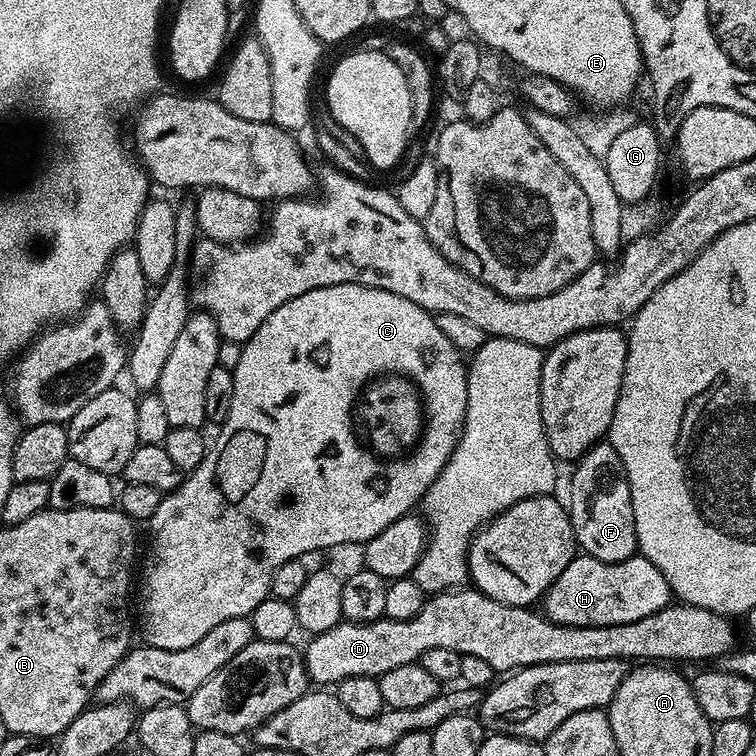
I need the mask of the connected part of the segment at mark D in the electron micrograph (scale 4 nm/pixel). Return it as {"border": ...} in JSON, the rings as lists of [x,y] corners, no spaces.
{"border":[[[467,586],[468,588],[456,588],[445,590],[429,595],[425,599],[422,610],[418,610],[418,614],[414,614],[414,618],[409,620],[390,620],[381,618],[372,620],[369,624],[354,624],[351,622],[341,622],[335,624],[330,630],[325,632],[317,632],[311,637],[312,640],[308,644],[308,649],[303,649],[302,655],[304,658],[304,669],[308,672],[309,681],[316,686],[335,686],[341,680],[350,678],[351,676],[375,676],[380,677],[386,674],[386,670],[395,670],[398,666],[406,666],[407,664],[415,664],[419,661],[422,654],[426,654],[426,650],[434,650],[434,646],[443,646],[446,650],[454,650],[459,652],[461,656],[473,656],[474,658],[483,658],[485,662],[490,662],[493,673],[496,674],[511,674],[518,668],[529,668],[535,664],[553,664],[554,662],[598,662],[606,658],[614,658],[615,660],[626,660],[629,662],[676,662],[672,660],[712,660],[712,662],[719,661],[720,657],[728,654],[737,647],[736,632],[732,629],[733,621],[727,616],[719,616],[710,610],[702,610],[695,608],[693,604],[686,604],[683,602],[673,602],[667,608],[658,610],[654,614],[646,614],[646,618],[638,618],[638,622],[622,622],[618,626],[562,626],[554,623],[553,620],[548,619],[539,611],[533,610],[531,607],[519,608],[518,606],[510,606],[498,602],[494,598],[490,598],[486,594],[477,592],[475,587]]]}

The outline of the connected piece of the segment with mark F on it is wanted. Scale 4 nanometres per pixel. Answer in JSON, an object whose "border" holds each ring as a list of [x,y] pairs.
{"border":[[[611,442],[595,444],[575,461],[572,472],[572,489],[568,492],[566,507],[572,520],[579,551],[607,564],[626,562],[637,555],[634,502],[630,494],[630,482]]]}

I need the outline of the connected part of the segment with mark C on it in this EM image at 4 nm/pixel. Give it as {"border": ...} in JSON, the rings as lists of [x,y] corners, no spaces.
{"border":[[[339,284],[338,286],[326,286],[318,290],[310,290],[306,294],[298,294],[298,298],[290,298],[290,302],[278,306],[278,310],[274,310],[274,314],[270,314],[270,318],[266,318],[266,322],[262,322],[262,326],[258,326],[258,330],[254,330],[254,334],[242,346],[237,368],[232,370],[233,397],[230,398],[229,413],[226,414],[224,423],[219,425],[217,432],[220,433],[217,434],[216,441],[213,439],[209,443],[208,453],[202,458],[200,465],[192,472],[187,473],[173,492],[161,495],[158,510],[154,510],[152,515],[150,521],[152,537],[148,540],[148,553],[145,556],[143,553],[142,556],[144,573],[141,576],[139,573],[138,576],[138,600],[140,596],[138,628],[139,631],[140,628],[144,631],[143,643],[147,647],[157,648],[158,650],[186,650],[186,646],[194,646],[194,642],[198,642],[201,638],[206,638],[206,634],[210,634],[210,630],[214,630],[214,626],[219,626],[222,622],[230,622],[230,618],[251,617],[253,610],[263,600],[268,599],[272,587],[272,579],[274,578],[274,570],[278,570],[278,566],[282,566],[282,562],[308,558],[311,552],[320,552],[323,548],[336,548],[339,544],[363,546],[367,544],[370,538],[382,534],[382,530],[386,530],[386,526],[390,526],[404,516],[409,515],[415,509],[412,507],[415,504],[417,507],[423,501],[426,490],[434,482],[434,478],[438,478],[438,474],[446,466],[446,462],[456,448],[460,432],[464,429],[464,415],[466,414],[468,370],[465,361],[460,361],[460,357],[462,357],[461,350],[456,348],[450,338],[439,329],[439,326],[436,325],[436,319],[437,317],[433,313],[428,312],[422,306],[414,306],[414,302],[410,302],[406,298],[398,298],[398,294],[390,294],[386,290],[378,290],[377,288],[367,288],[361,284]]]}

